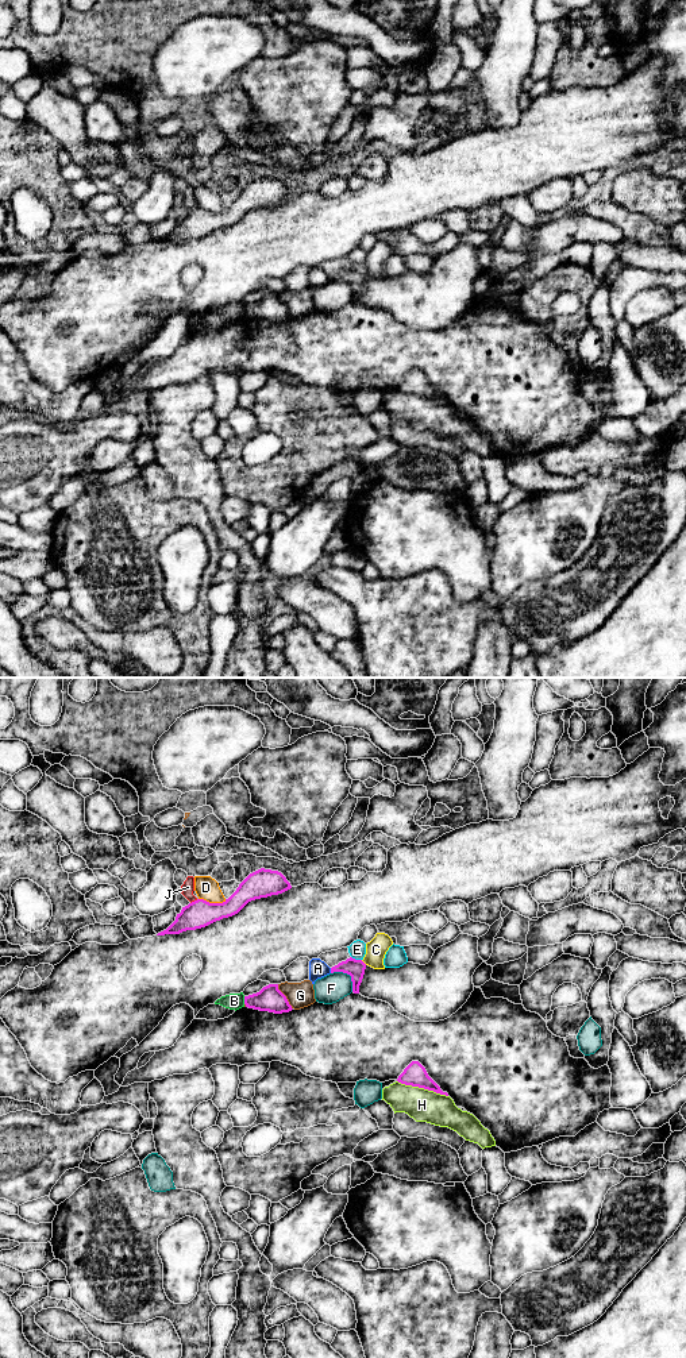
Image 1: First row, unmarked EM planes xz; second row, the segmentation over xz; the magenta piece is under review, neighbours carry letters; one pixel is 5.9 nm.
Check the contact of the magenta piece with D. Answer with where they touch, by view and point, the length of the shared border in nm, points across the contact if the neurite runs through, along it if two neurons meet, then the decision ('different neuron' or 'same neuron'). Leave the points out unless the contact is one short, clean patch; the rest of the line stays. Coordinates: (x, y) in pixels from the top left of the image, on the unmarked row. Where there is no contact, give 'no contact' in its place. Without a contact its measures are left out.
meets magenta in xz at (212, 212); contact 170 nm long; border along xz (199, 207), (207, 211), (226, 209); different neuron

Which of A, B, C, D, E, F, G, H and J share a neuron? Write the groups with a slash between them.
A / B / C / D / E / F / G / H / J

